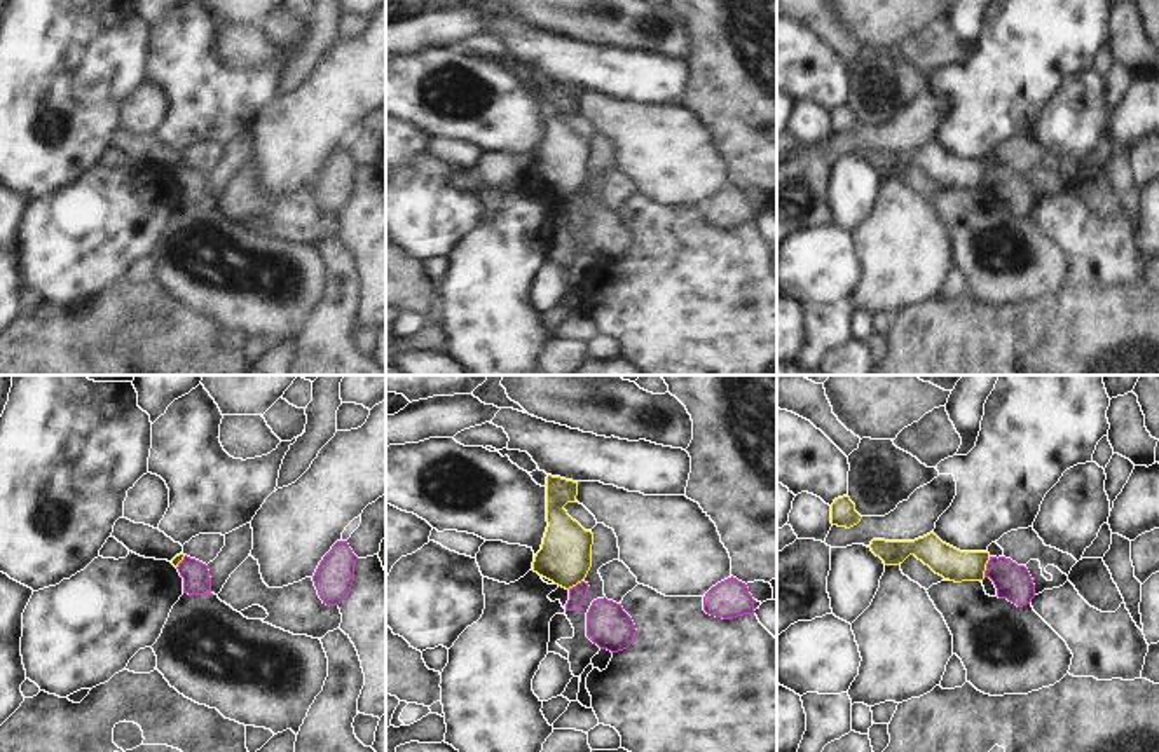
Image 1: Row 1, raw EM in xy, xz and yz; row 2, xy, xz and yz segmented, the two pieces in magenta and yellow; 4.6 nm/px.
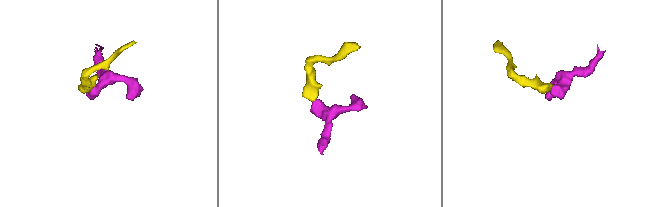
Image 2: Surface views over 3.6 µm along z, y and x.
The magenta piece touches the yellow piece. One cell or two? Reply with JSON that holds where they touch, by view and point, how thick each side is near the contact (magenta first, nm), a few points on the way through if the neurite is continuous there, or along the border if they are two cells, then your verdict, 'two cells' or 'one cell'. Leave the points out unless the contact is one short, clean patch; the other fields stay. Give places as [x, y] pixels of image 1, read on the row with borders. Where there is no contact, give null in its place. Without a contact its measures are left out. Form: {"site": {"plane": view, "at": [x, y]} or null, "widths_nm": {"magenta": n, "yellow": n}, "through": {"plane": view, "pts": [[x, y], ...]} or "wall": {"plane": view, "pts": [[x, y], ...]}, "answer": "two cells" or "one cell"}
{"site": {"plane": "yz", "at": [987, 567]}, "widths_nm": {"magenta": 170, "yellow": 150}, "wall": {"plane": "yz", "pts": [[990, 557], [983, 576]]}, "answer": "two cells"}

